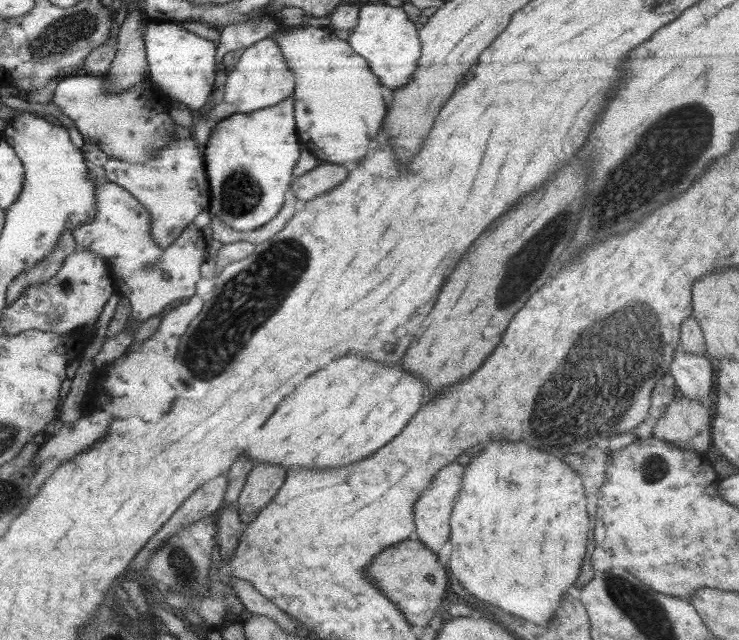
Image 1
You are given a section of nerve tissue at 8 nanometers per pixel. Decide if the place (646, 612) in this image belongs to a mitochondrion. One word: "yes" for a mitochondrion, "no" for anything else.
yes

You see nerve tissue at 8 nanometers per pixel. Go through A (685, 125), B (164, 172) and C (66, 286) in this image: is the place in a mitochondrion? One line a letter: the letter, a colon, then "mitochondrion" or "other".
A: mitochondrion
B: other
C: mitochondrion

